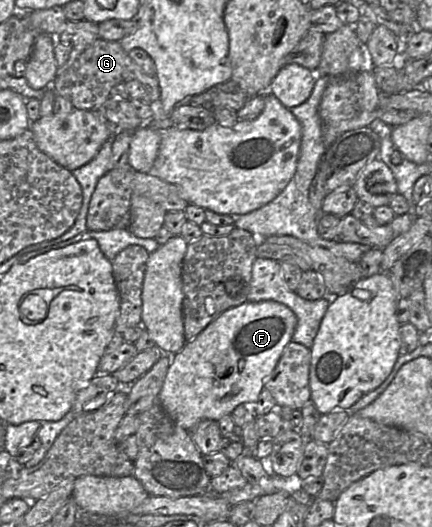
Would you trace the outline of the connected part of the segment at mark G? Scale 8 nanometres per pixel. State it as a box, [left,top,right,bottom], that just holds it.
[53,38,160,110]

